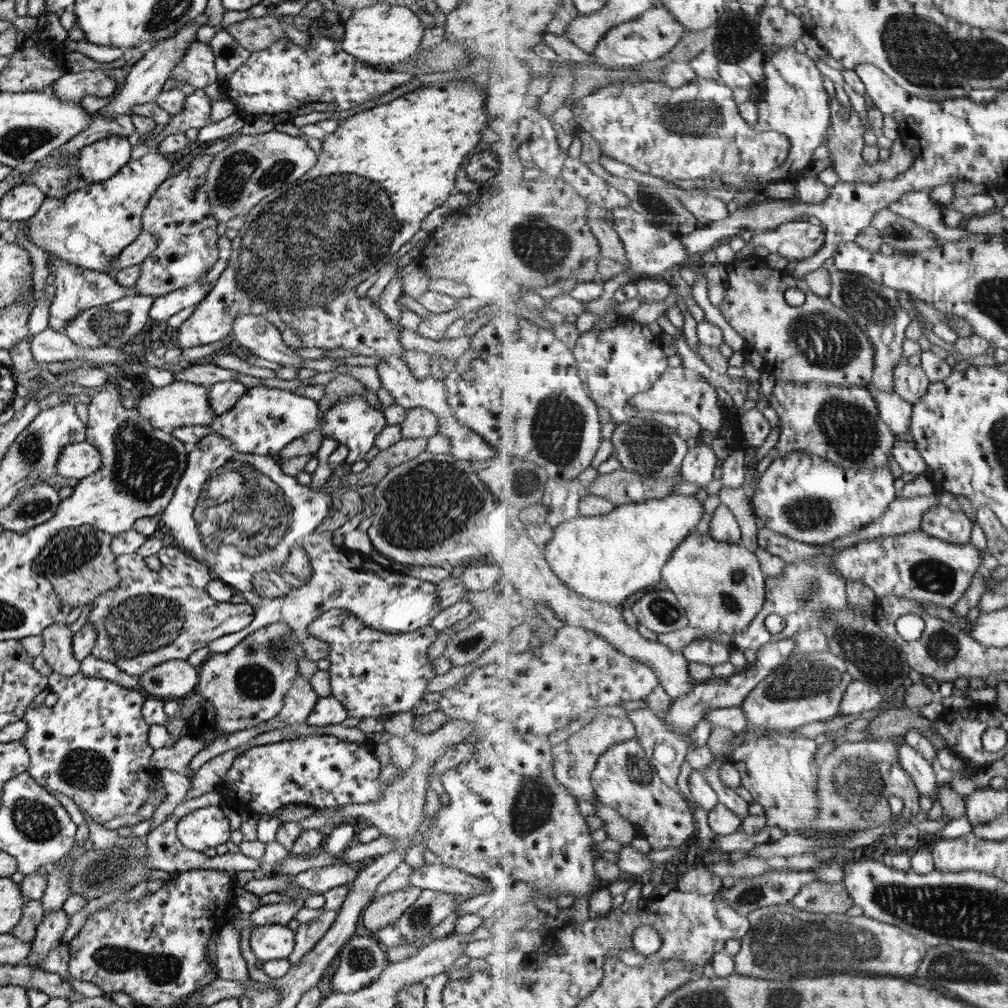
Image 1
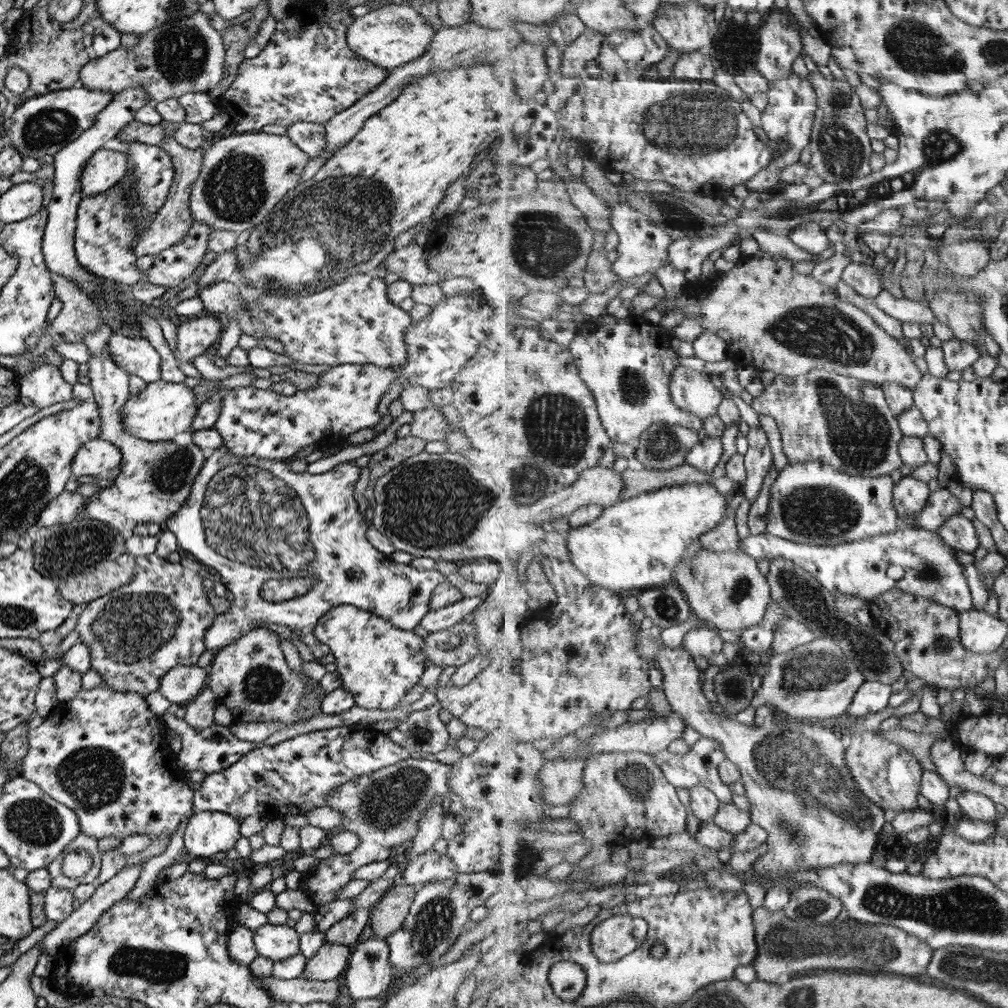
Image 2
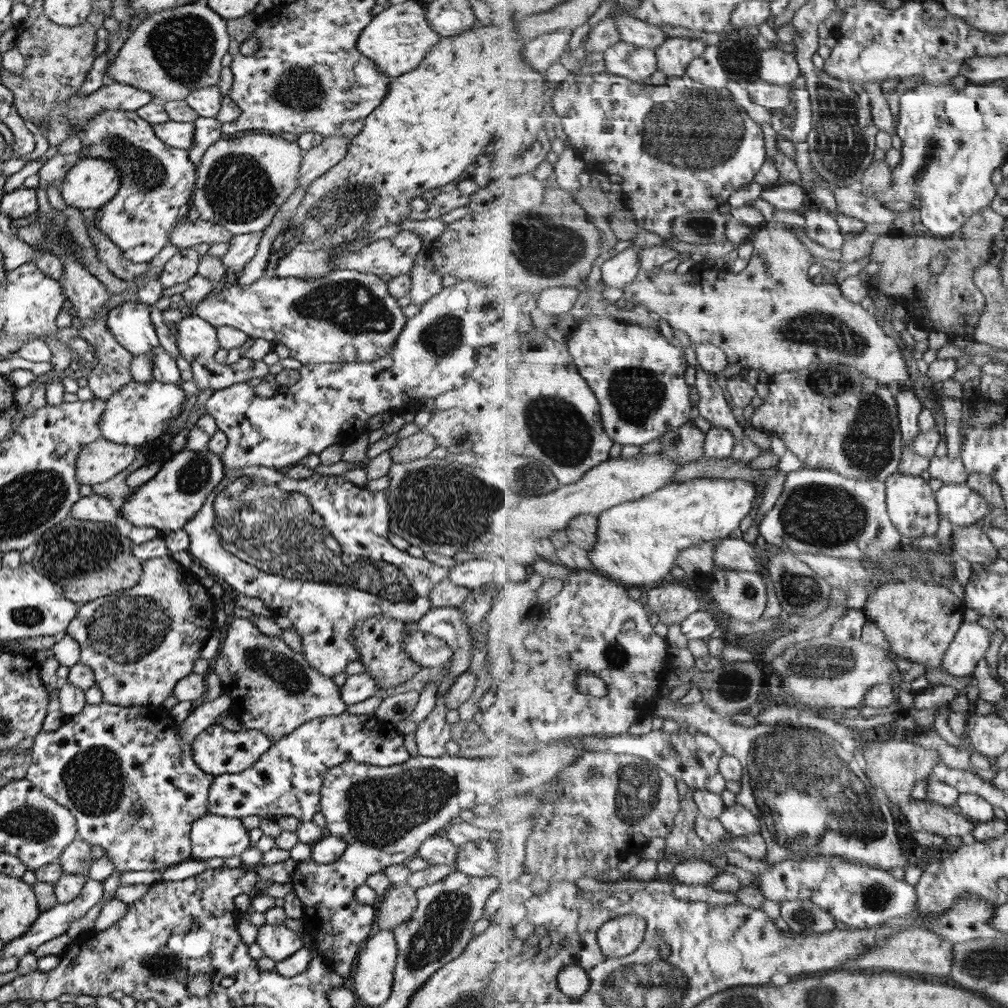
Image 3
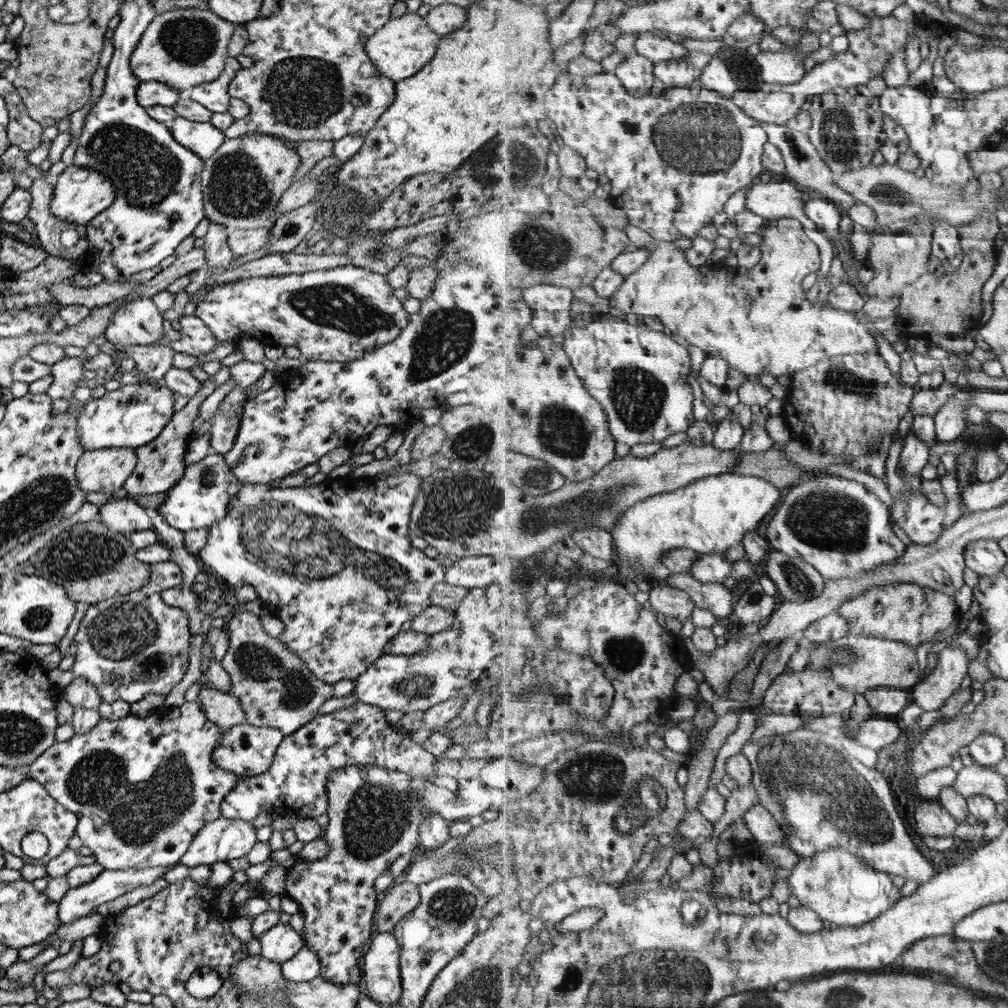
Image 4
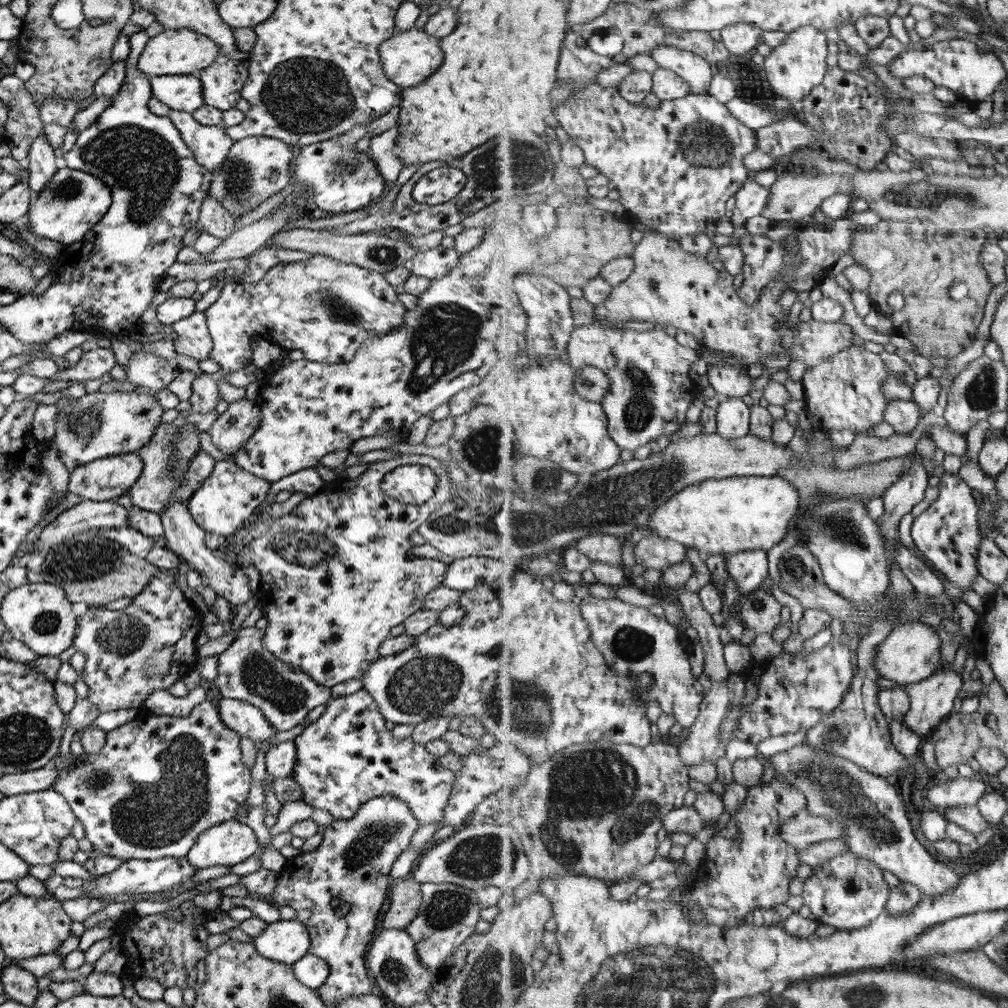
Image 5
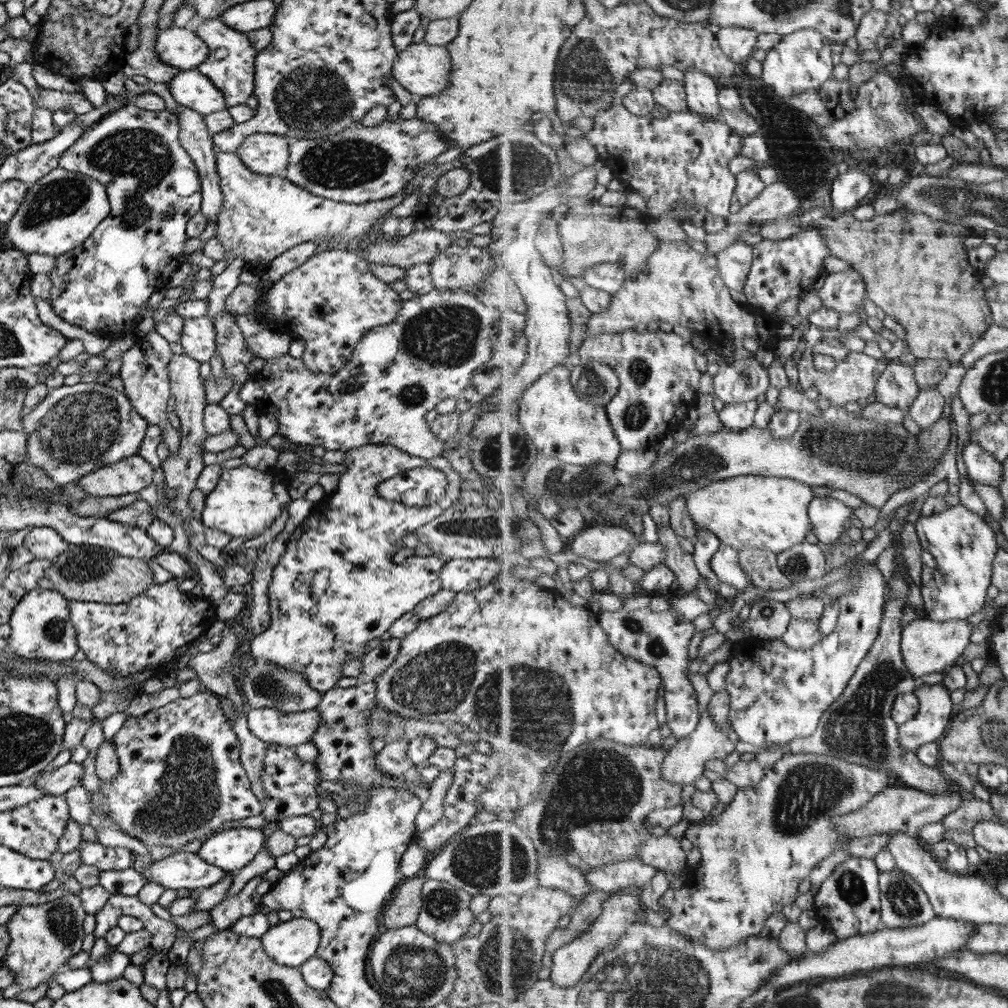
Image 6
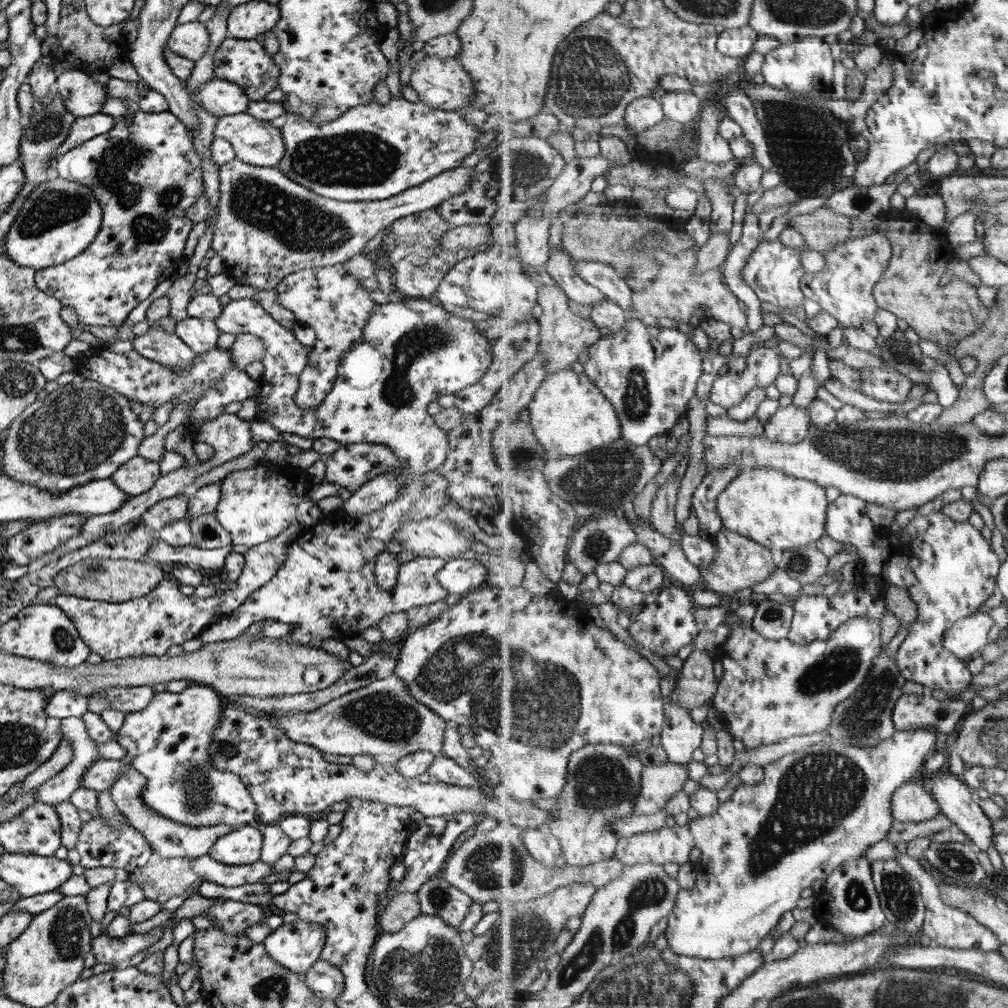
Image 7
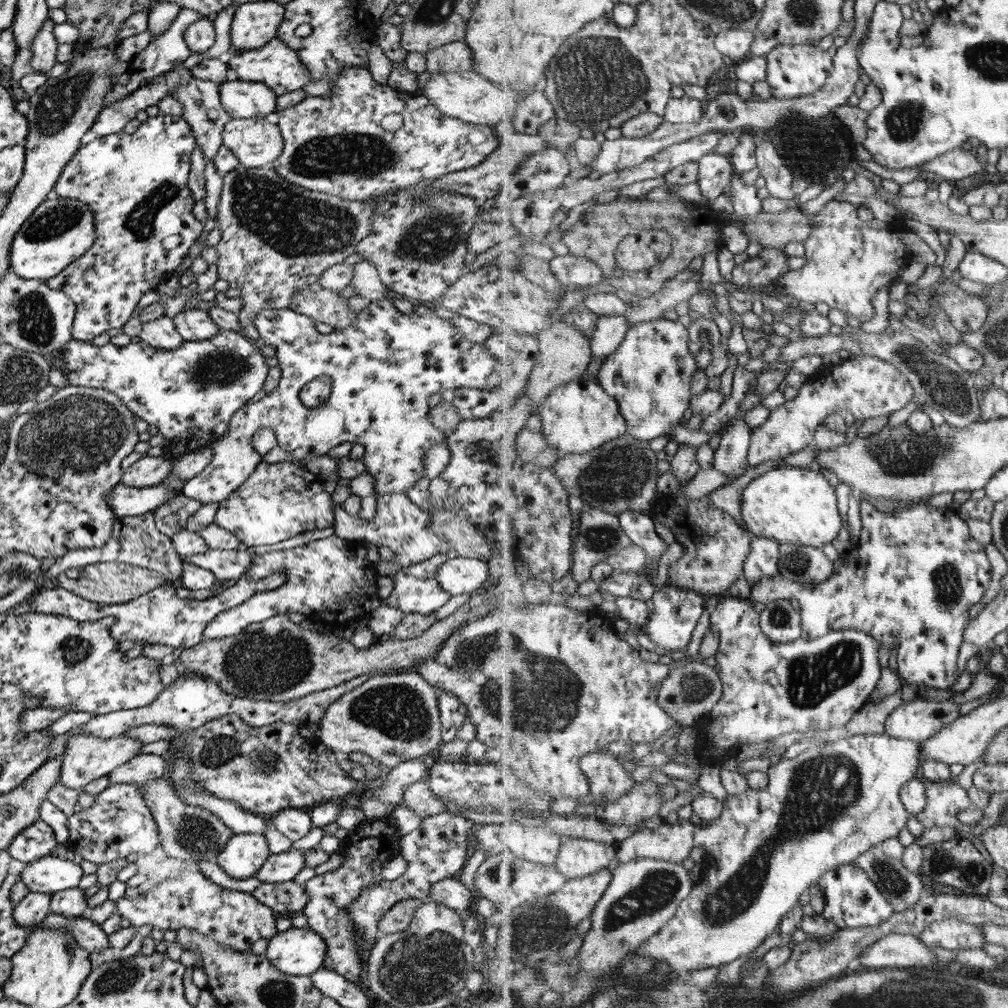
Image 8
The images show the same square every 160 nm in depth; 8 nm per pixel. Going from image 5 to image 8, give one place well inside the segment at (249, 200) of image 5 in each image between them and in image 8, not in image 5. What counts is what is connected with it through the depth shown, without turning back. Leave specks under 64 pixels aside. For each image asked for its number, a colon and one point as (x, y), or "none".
6: (262, 153)
7: (256, 142)
8: (255, 142)

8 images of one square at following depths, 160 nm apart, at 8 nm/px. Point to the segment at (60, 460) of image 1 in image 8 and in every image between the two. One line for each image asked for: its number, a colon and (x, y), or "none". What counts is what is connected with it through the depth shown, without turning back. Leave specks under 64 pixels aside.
2: (94, 456)
3: (96, 462)
4: (103, 470)
5: (106, 478)
6: (129, 475)
7: (137, 475)
8: (149, 470)

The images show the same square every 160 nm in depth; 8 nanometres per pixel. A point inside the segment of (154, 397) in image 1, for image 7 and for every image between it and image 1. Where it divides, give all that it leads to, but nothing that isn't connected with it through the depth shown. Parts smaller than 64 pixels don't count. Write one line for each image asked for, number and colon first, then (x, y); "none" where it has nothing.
2: (161, 410)
3: (138, 413)
4: (130, 416)
5: (93, 426)
6: (74, 430)
7: (81, 432)

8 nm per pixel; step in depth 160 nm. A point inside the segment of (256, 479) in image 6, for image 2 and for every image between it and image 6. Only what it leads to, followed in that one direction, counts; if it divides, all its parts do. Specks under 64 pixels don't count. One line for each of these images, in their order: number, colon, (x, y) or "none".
2: (154, 479)
3: (167, 501)
4: (200, 497)
5: (229, 497)

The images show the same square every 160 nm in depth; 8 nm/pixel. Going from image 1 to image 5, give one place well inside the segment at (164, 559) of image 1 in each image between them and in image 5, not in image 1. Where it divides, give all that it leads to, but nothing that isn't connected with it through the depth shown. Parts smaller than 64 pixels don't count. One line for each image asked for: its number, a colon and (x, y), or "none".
2: (136, 633)
3: (138, 642)
4: (130, 645)
5: (148, 645)

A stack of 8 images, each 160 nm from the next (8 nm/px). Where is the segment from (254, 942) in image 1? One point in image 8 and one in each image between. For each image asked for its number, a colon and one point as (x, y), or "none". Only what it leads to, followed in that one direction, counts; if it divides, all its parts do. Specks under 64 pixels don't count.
2: (275, 942)
3: (277, 942)
4: (279, 943)
5: (285, 941)
6: (292, 942)
7: (295, 945)
8: (298, 951)

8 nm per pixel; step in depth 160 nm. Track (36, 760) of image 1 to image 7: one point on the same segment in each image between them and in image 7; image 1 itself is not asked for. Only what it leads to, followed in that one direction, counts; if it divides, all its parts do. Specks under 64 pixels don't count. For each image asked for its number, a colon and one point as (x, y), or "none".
2: (103, 754)
3: (130, 783)
4: (141, 788)
5: (156, 784)
6: (180, 777)
7: (166, 742)

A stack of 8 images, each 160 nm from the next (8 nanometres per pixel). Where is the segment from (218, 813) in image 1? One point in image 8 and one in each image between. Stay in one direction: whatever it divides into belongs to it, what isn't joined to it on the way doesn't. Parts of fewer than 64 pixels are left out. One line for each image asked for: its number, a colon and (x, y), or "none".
2: (206, 833)
3: (212, 836)
4: (223, 839)
5: (225, 844)
6: (232, 849)
7: (242, 846)
8: (243, 854)

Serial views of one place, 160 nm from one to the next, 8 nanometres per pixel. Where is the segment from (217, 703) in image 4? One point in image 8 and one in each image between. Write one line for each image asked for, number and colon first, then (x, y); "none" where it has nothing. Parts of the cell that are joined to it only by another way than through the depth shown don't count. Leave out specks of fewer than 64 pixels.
5: (240, 717)
6: (268, 726)
7: (382, 720)
8: (393, 718)

